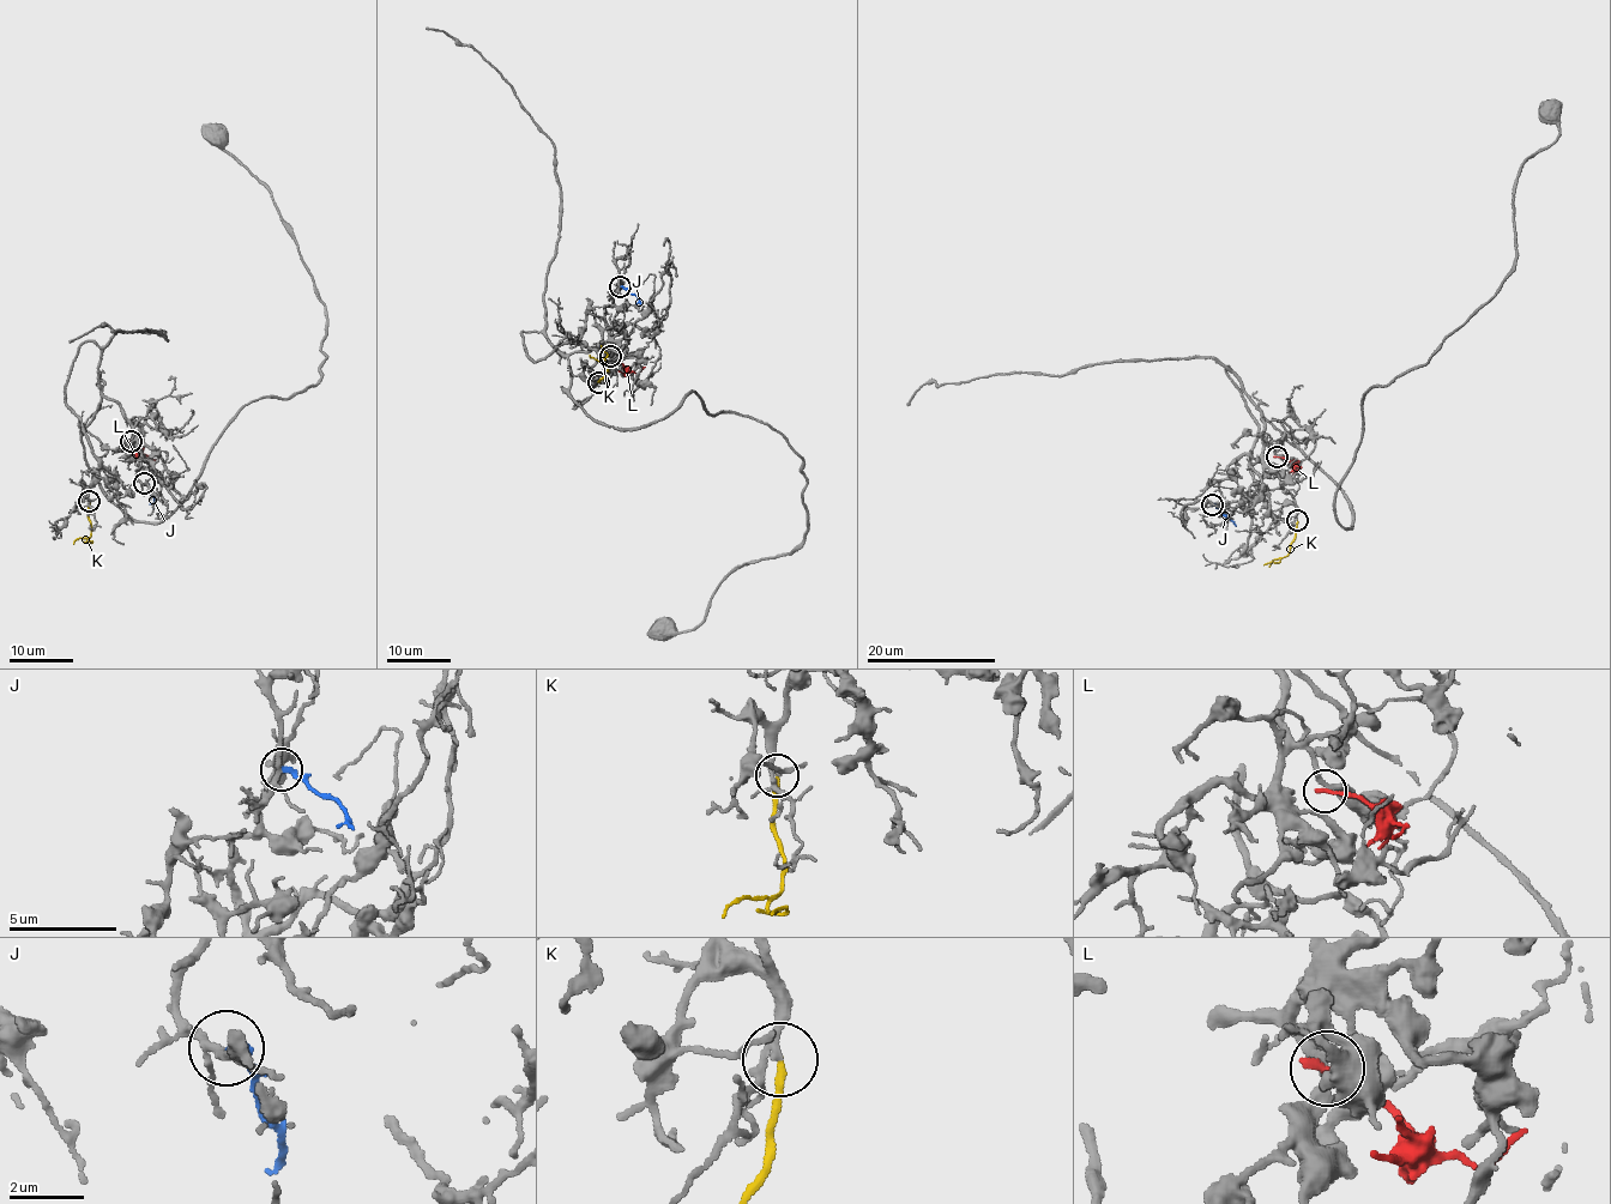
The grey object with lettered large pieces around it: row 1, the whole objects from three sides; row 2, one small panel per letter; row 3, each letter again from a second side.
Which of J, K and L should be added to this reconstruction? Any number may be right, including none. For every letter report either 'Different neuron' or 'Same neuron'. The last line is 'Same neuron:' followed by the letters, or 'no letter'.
J: Different neuron
K: Same neuron
L: Different neuron
Same neuron: K

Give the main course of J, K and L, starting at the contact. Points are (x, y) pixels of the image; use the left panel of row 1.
J: (145, 484), (155, 502), (152, 509)
K: (90, 501), (90, 533), (86, 540), (92, 542), (88, 544)
L: (131, 441), (156, 459)

